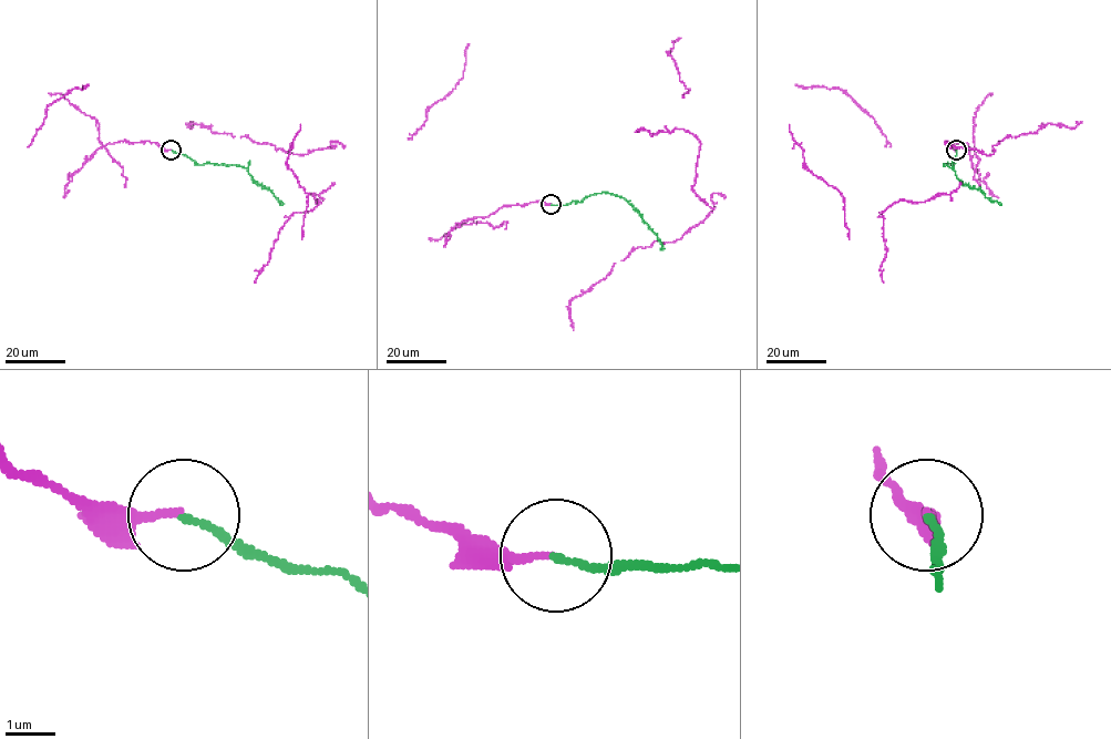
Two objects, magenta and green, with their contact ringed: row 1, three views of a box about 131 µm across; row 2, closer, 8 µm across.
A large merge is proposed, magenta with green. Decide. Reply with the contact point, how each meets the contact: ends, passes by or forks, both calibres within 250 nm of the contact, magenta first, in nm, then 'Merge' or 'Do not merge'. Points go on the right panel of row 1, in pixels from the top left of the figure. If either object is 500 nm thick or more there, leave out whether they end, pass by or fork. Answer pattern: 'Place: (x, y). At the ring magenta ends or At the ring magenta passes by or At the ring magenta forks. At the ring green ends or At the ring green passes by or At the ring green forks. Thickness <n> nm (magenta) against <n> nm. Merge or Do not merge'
Place: (956, 150). At the ring magenta ends. At the ring green ends. Thickness 180 nm (magenta) against 130 nm. Merge

